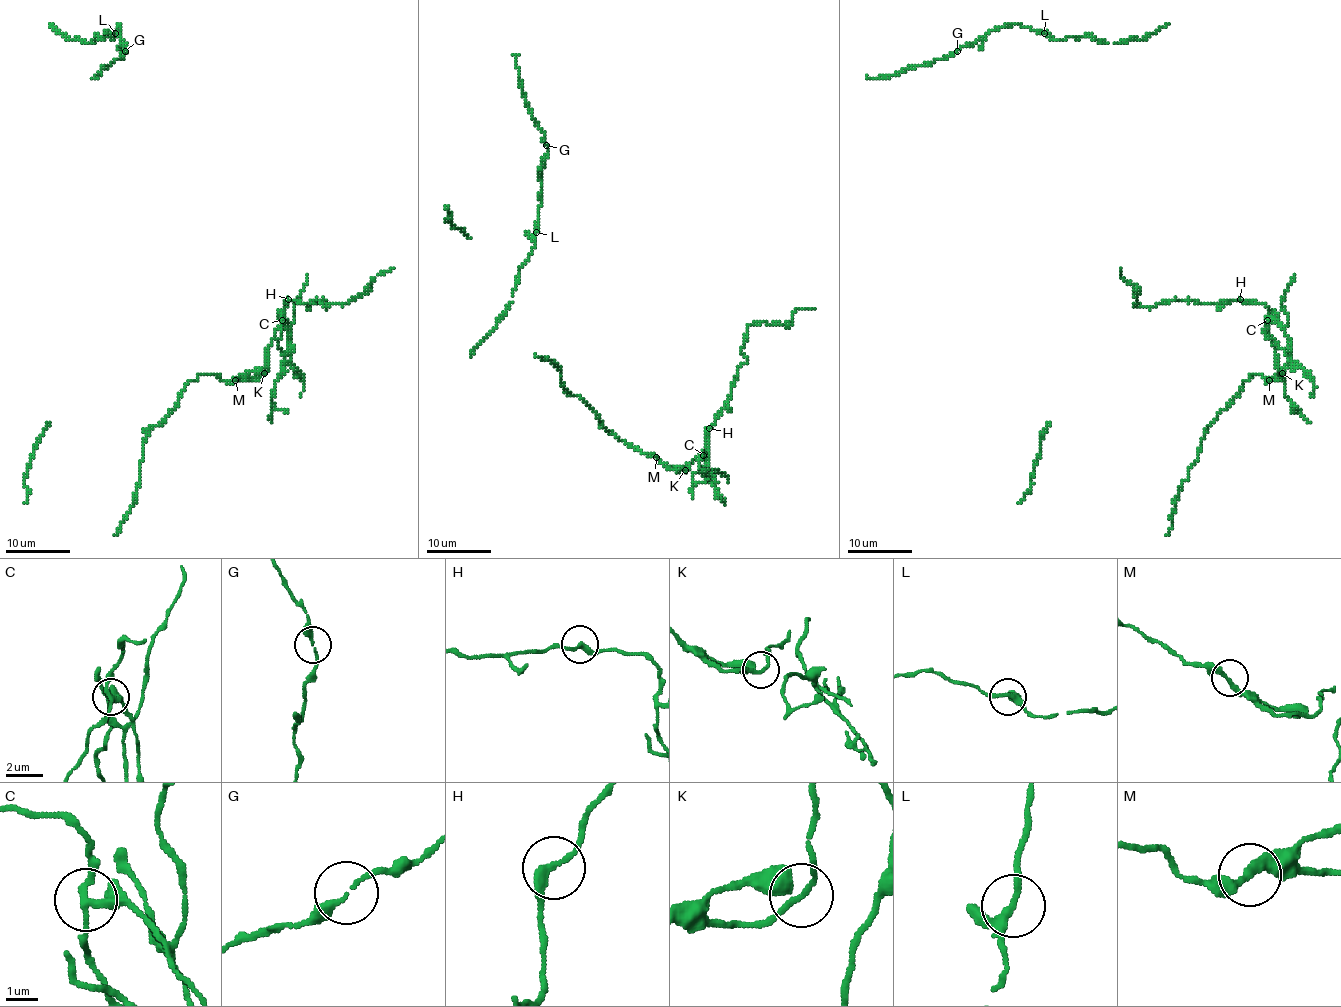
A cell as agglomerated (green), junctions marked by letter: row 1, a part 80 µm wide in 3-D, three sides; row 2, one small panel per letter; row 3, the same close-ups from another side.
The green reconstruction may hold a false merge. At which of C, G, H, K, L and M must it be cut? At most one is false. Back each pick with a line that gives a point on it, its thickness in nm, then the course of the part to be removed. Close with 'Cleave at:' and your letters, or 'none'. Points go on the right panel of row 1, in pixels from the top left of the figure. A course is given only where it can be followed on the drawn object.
C: place (1267, 320); calibre 200 nm; course (1268, 320), (1274, 320), (1284, 330), (1289, 341), (1285, 396), (1310, 423)
Cleave at: C

